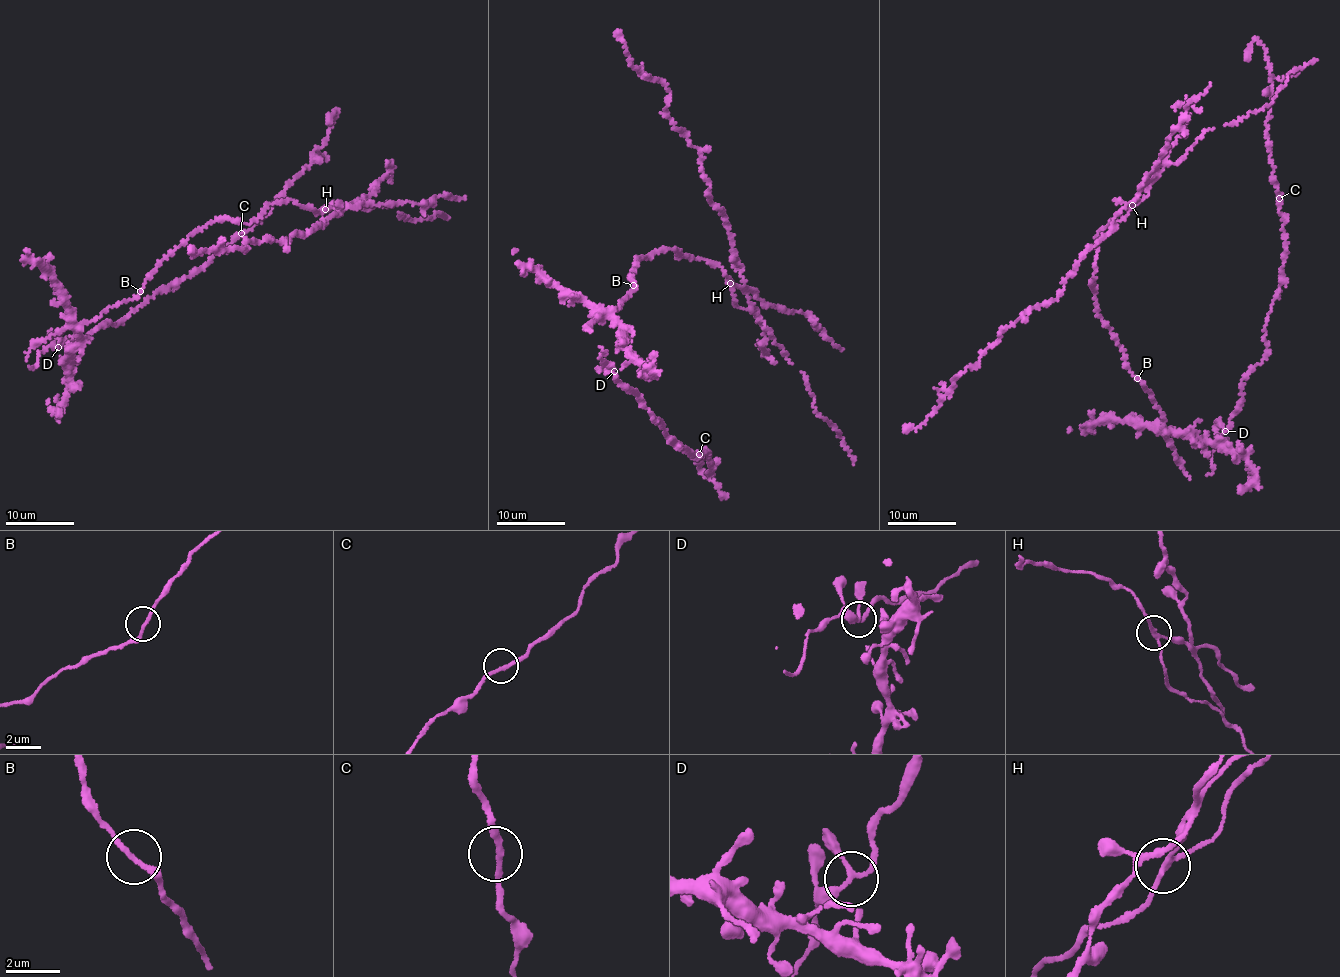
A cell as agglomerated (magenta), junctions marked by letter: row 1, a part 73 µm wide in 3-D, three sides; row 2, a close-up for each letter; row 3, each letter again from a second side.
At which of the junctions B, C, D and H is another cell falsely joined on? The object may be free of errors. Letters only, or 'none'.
H

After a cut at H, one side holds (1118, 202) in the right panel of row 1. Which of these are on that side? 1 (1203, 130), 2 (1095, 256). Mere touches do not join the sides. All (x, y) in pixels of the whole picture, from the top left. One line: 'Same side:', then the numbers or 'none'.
Same side: none

